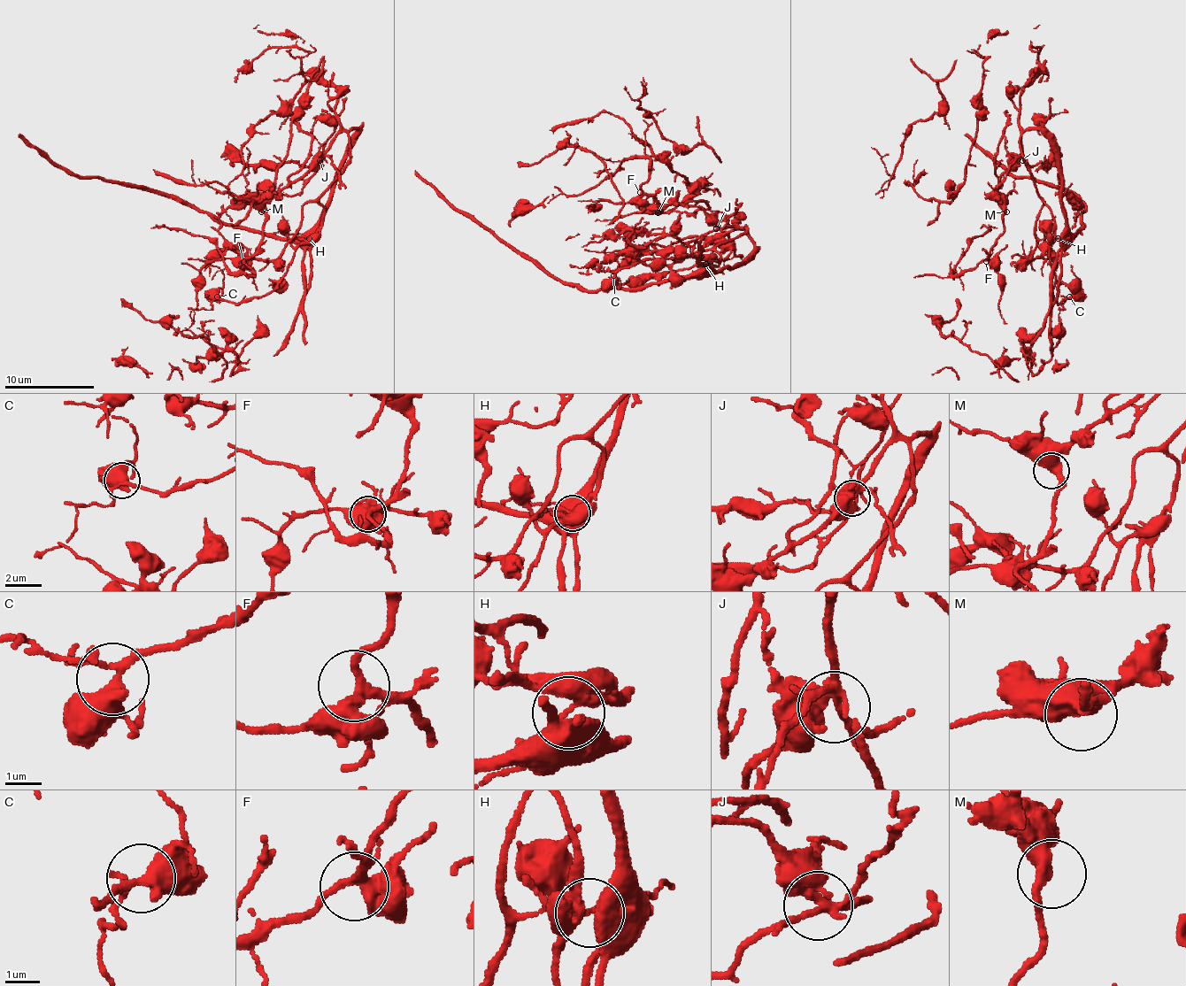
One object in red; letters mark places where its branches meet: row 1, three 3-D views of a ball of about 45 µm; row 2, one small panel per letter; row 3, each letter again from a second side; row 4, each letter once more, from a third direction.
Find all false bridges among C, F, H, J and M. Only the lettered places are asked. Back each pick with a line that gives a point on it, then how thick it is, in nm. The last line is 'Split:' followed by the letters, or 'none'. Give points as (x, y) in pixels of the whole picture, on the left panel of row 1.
Split: none

